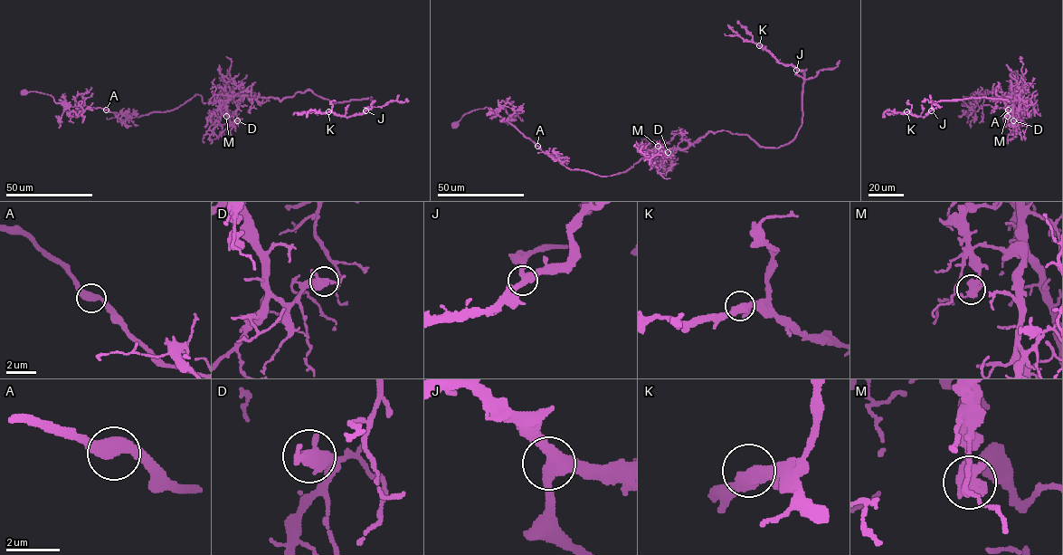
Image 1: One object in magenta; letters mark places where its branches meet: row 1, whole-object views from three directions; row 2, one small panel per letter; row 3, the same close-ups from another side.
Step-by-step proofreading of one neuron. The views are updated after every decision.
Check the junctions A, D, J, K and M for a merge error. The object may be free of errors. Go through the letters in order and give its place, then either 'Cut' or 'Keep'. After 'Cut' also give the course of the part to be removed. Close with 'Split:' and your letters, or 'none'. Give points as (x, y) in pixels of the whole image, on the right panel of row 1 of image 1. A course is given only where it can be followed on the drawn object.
A: Place: (1008, 110). Keep
D: Place: (1013, 120). Keep
J: Place: (931, 110). Keep
K: Place: (906, 111). Keep
M: Place: (1007, 116). Cut. Course of the part to remove: (1007, 115), (1007, 106), (1033, 96), (1038, 110), (1029, 117), (969, 103), (974, 91), (989, 92)
Split: M

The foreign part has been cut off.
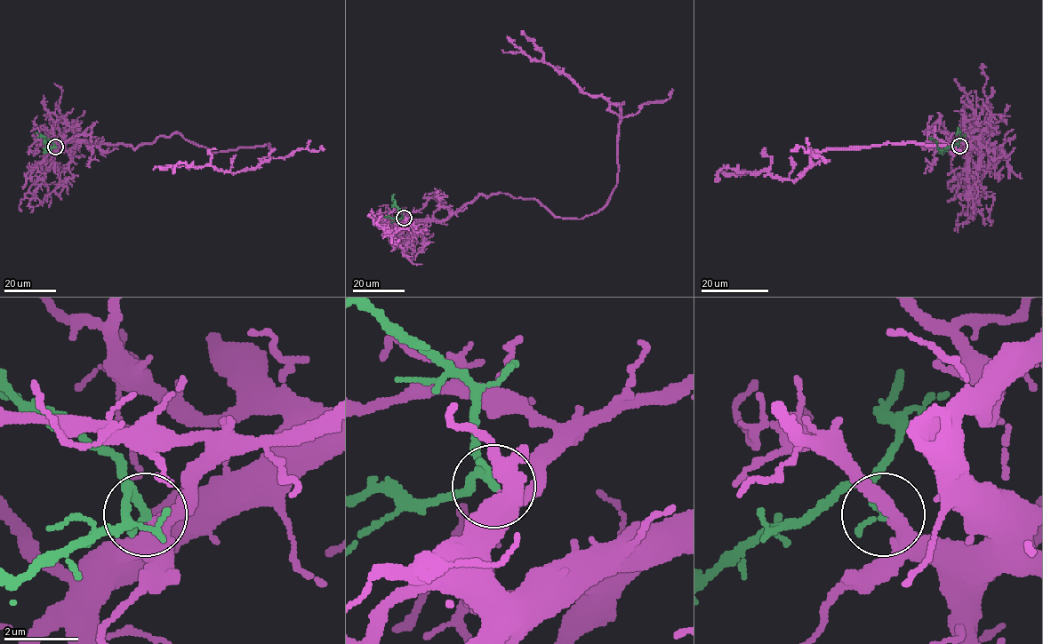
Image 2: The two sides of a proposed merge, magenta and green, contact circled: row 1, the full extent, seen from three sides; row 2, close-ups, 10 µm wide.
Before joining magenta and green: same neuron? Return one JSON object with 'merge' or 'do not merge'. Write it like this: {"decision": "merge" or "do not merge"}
{"decision": "merge"}

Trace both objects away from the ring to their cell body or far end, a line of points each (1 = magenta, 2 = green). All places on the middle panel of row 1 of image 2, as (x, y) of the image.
1: (404, 218), (445, 220), (480, 194), (534, 198), (562, 218), (606, 202), (619, 105), (583, 92), (506, 35)
2: (404, 218), (392, 198), (394, 194)

